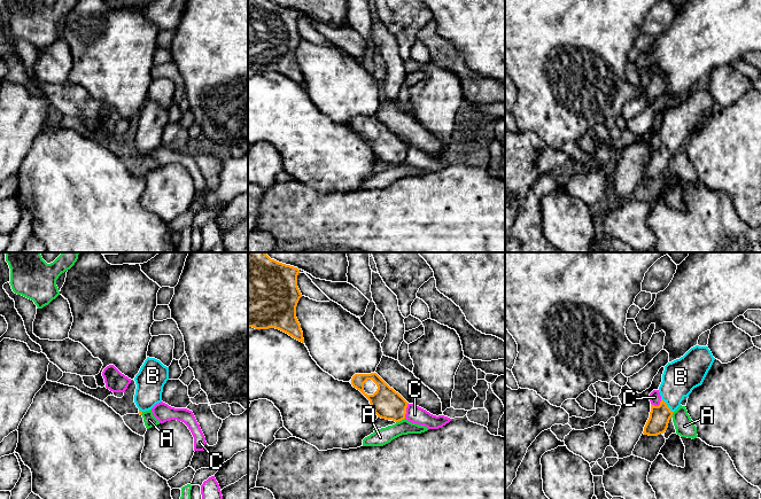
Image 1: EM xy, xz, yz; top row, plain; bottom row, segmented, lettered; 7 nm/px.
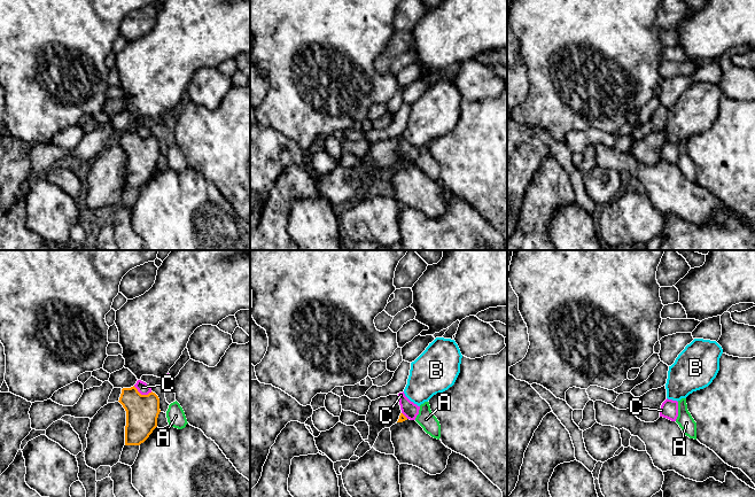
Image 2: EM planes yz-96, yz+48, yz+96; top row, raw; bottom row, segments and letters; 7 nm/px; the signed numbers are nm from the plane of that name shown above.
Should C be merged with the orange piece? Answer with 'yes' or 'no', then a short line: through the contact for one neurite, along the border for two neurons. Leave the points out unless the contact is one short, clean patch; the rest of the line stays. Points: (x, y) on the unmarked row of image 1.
no; line xz (408, 146), (404, 161)

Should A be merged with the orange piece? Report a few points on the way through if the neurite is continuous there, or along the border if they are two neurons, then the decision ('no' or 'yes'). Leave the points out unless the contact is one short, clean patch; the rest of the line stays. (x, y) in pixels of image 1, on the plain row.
border along xz (404, 161), (396, 165); no

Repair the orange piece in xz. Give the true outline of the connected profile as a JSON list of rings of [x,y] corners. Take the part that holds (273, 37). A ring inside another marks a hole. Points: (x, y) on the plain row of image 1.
[[[248,0],[248,70],[275,71],[304,86],[303,75],[296,61],[296,49],[302,40],[297,30],[298,16],[297,10],[270,0]]]

